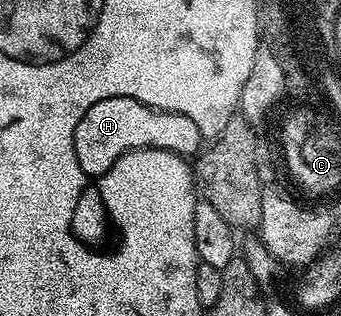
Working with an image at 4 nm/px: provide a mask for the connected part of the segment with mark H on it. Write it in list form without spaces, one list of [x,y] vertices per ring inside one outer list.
[[[107,97],[103,101],[95,101],[95,105],[91,105],[75,125],[75,157],[85,176],[99,177],[107,173],[119,157],[132,151],[142,151],[144,147],[163,149],[182,157],[192,156],[198,150],[197,139],[199,132],[189,115],[158,111],[156,107],[149,107],[131,97]]]

